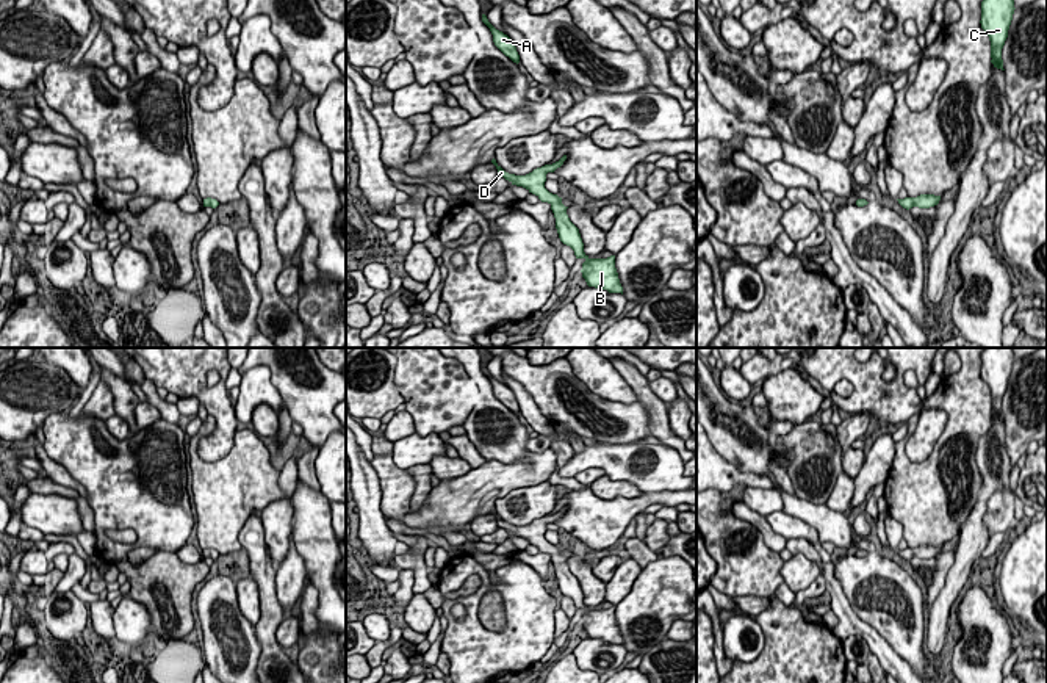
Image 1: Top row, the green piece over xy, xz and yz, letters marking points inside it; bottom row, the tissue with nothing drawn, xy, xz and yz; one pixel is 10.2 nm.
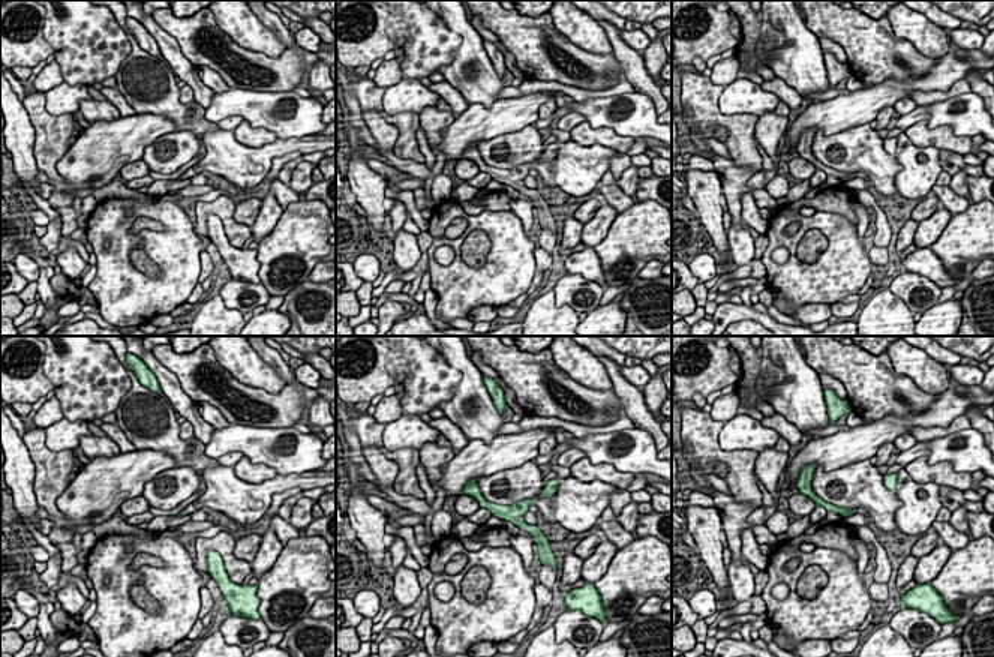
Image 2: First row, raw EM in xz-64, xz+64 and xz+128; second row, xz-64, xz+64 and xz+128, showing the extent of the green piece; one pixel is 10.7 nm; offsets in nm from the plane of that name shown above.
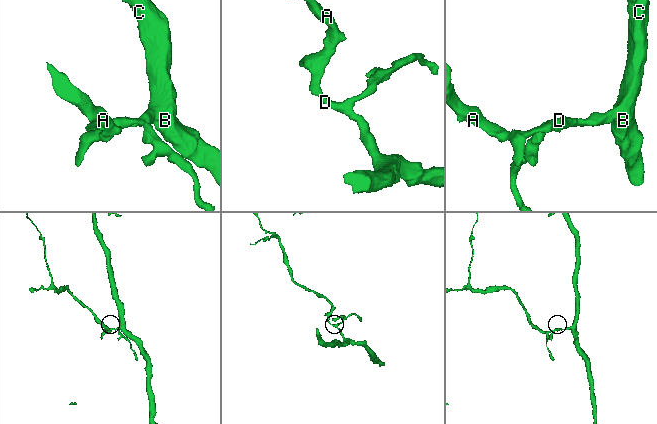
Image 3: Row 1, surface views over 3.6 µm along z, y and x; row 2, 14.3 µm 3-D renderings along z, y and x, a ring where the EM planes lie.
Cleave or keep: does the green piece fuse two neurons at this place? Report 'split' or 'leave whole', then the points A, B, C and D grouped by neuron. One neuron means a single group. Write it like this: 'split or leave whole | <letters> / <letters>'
leave whole | A B C D

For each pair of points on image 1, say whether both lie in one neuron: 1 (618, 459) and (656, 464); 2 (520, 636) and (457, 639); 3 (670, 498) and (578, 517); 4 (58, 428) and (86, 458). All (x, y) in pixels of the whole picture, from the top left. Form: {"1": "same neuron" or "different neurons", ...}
{"1": "same neuron", "2": "same neuron", "3": "same neuron", "4": "same neuron"}

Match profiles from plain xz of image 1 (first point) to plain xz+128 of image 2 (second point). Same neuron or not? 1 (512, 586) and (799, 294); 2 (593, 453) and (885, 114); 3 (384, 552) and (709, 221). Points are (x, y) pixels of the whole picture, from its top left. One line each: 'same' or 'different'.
1: same
2: different
3: same

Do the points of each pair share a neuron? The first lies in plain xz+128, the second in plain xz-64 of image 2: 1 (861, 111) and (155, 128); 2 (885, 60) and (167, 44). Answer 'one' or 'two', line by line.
1: one
2: two

